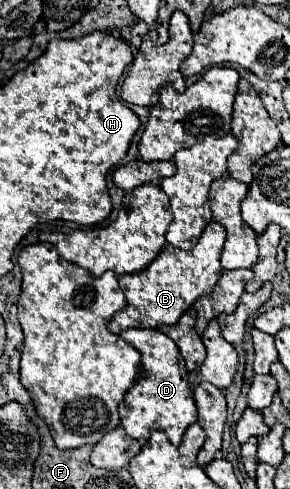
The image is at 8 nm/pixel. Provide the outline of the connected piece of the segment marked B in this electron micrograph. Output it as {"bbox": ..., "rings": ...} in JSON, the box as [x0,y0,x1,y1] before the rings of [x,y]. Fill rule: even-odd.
{"bbox":[109,220,225,334],"rings":[[[213,220],[205,226],[193,250],[181,250],[177,246],[167,244],[159,252],[155,262],[151,262],[145,270],[119,276],[119,286],[125,292],[127,306],[109,320],[109,332],[117,334],[127,328],[159,328],[177,322],[181,314],[189,310],[199,296],[209,294],[213,286],[219,282],[223,272],[219,256],[223,252],[225,236],[225,228]]]}

